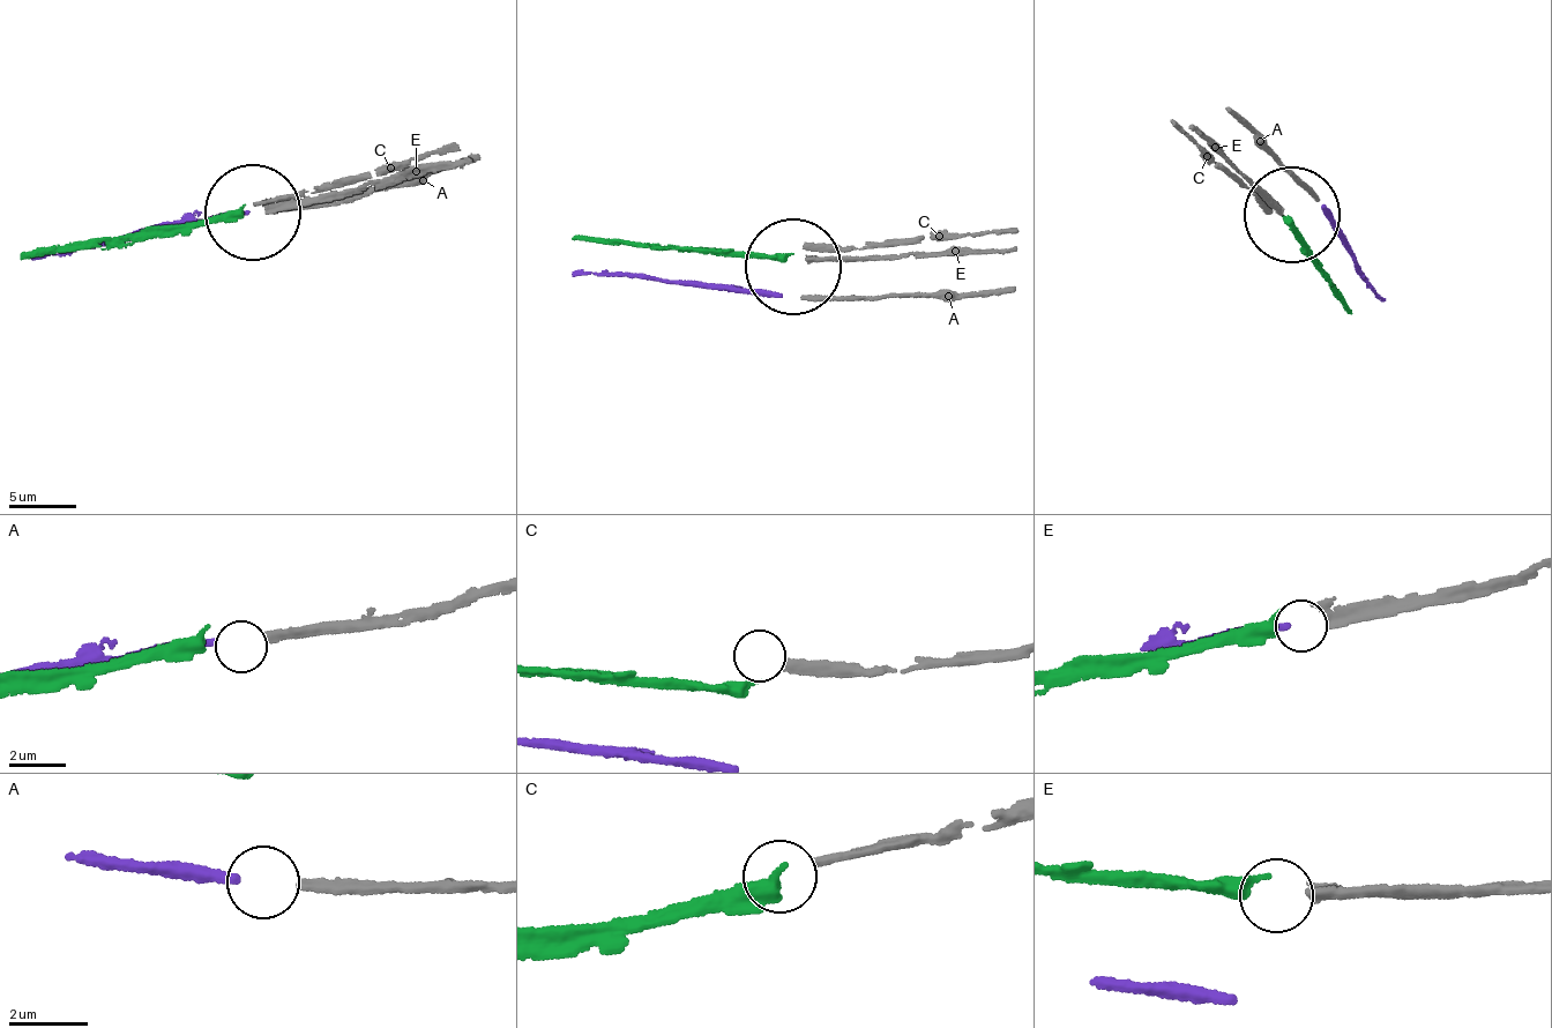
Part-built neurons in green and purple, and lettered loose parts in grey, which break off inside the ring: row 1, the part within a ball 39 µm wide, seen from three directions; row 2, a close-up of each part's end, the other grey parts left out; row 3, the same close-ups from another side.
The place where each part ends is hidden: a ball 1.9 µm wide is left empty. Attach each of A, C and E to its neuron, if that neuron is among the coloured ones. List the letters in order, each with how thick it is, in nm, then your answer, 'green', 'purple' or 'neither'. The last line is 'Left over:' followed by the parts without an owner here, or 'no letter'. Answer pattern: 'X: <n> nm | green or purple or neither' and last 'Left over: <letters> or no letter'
A: 280 nm | purple
C: 280 nm | neither
E: 400 nm | green
Left over: C

